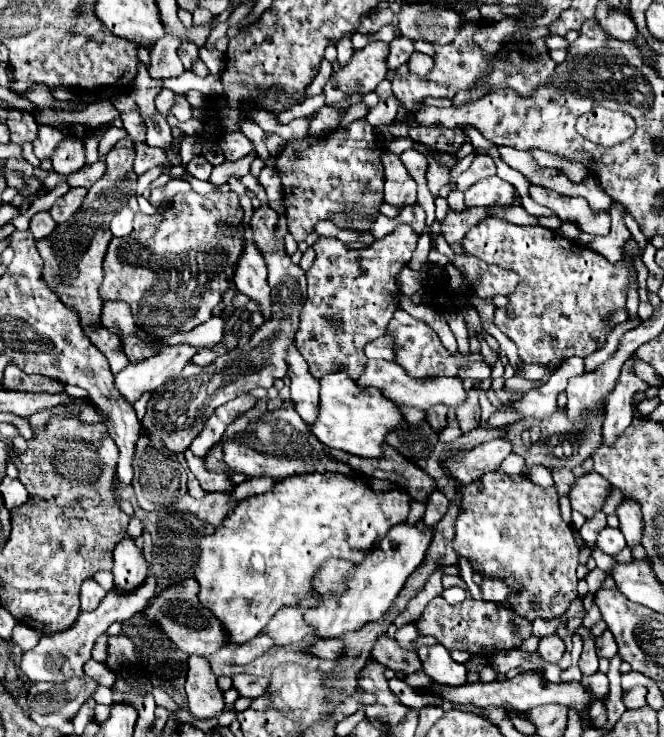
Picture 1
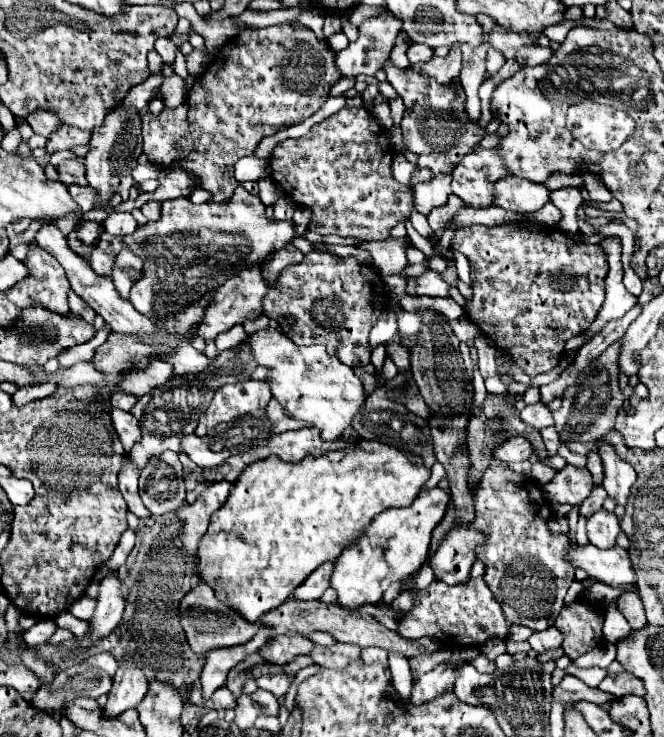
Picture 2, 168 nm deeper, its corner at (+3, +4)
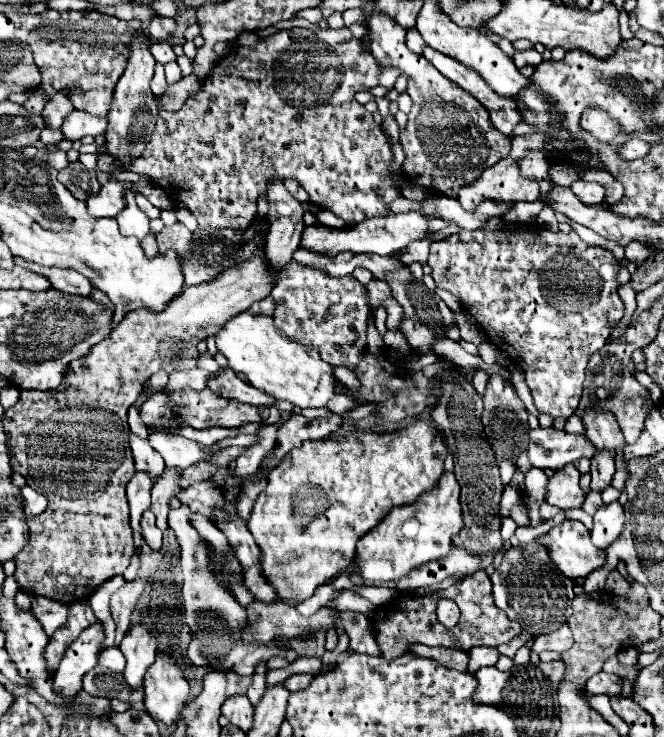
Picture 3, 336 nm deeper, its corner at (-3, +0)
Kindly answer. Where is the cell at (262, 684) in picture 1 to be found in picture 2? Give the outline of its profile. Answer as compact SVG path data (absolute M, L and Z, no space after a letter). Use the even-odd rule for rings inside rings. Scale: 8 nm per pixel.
M261 674L257 678L257 686L263 688L263 690L269 690L273 696L283 696L287 690L289 690L289 684L291 684L293 676L291 674Z

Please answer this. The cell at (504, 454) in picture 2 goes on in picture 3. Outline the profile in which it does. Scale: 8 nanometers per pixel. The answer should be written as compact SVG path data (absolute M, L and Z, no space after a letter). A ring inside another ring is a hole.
M537 428L529 432L531 442L527 448L529 462L535 468L559 468L579 458L593 458L597 446L579 434L569 434L555 428Z

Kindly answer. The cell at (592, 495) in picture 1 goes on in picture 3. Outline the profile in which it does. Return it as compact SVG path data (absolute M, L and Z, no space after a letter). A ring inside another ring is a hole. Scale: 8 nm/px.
M565 464L563 468L555 470L555 474L547 482L547 494L545 500L551 506L569 510L569 508L581 508L585 494L579 488L579 472L573 464Z

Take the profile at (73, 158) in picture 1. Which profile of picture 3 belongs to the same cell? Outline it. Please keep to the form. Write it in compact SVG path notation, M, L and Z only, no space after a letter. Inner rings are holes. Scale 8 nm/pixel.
M73 110L67 114L61 130L67 140L81 140L85 136L99 136L107 128L107 118L93 116L83 110Z

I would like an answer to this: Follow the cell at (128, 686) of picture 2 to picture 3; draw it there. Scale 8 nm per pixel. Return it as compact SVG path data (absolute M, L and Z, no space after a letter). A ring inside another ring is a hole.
M133 624L125 634L125 638L121 640L119 648L127 660L123 676L127 684L139 688L143 684L143 676L147 668L155 662L157 640L145 624Z

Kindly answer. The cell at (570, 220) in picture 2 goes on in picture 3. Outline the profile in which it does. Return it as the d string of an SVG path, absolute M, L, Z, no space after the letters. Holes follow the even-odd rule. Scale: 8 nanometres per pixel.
M575 180L571 184L571 190L579 200L585 204L599 204L605 200L605 186L599 182L587 182L587 180Z

